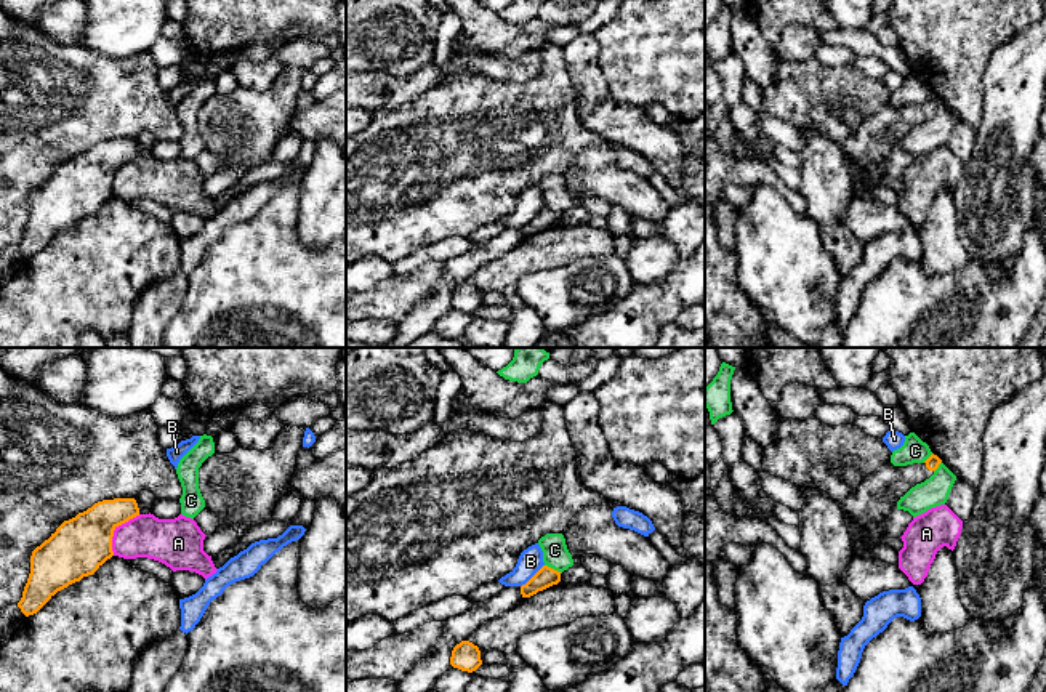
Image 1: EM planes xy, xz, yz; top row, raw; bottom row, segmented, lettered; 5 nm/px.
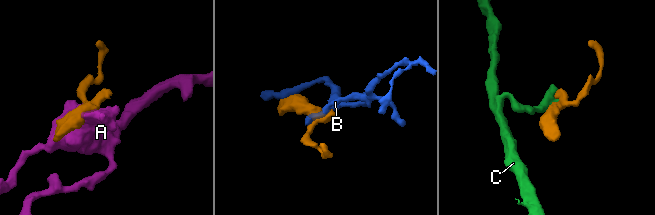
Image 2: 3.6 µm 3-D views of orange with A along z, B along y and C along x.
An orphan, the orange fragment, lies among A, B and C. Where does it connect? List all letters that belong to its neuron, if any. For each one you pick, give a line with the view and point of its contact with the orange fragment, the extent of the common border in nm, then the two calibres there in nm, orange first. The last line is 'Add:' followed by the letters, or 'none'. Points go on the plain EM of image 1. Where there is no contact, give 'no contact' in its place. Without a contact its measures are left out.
Add: none

